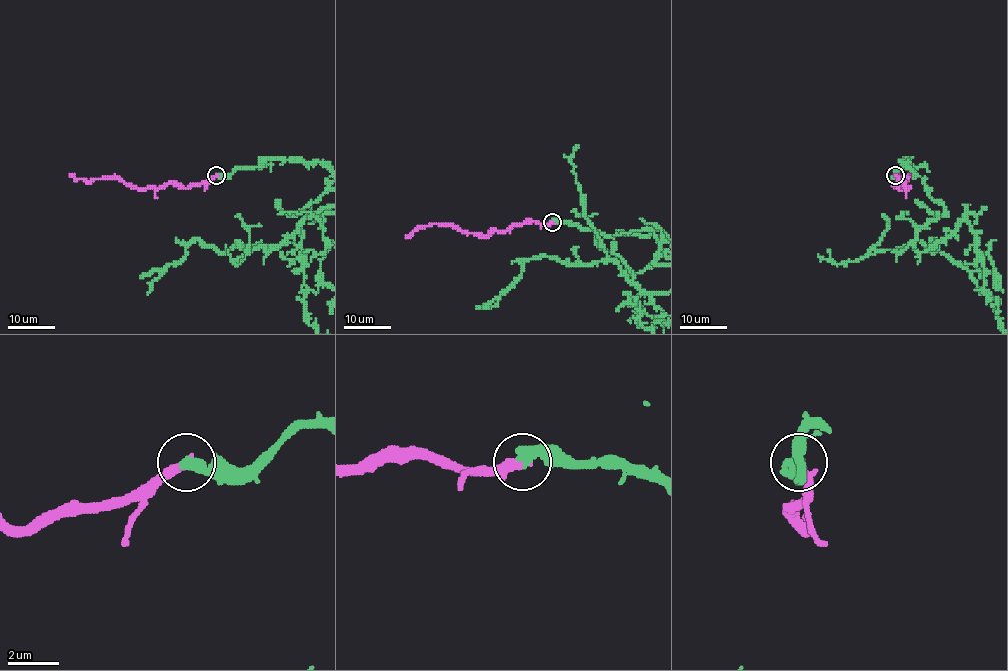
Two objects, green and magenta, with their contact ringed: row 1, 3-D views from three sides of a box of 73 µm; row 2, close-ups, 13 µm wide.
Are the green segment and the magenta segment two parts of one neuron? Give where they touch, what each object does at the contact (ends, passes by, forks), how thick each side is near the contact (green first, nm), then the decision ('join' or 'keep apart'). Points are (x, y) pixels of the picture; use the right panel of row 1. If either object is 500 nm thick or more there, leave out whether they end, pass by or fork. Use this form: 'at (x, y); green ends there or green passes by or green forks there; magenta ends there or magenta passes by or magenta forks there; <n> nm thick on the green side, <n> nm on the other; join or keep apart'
at (895, 175); green ends there; magenta ends there; 480 nm thick on the green side, 340 nm on the other; join

